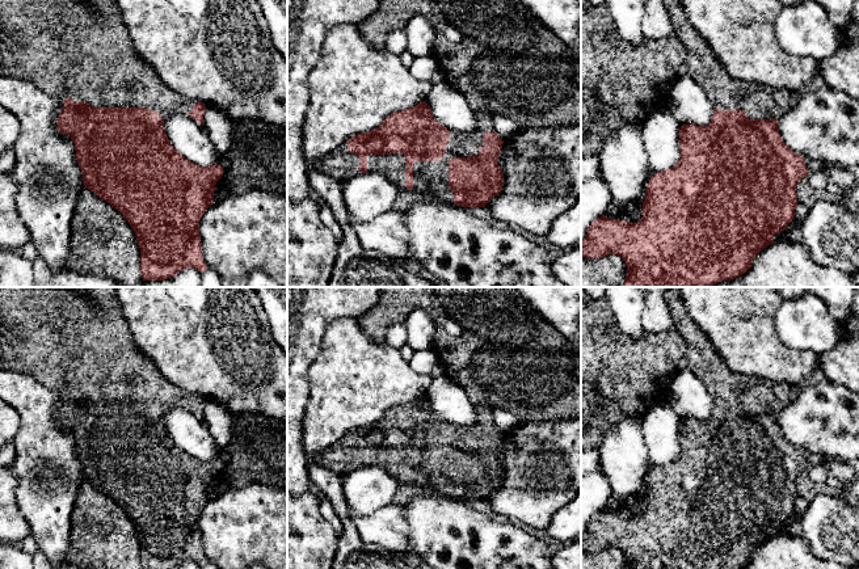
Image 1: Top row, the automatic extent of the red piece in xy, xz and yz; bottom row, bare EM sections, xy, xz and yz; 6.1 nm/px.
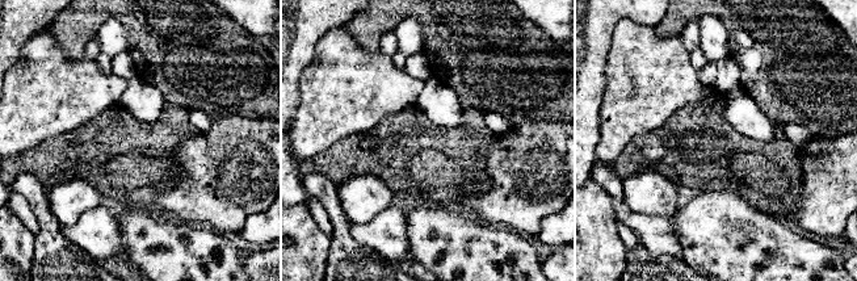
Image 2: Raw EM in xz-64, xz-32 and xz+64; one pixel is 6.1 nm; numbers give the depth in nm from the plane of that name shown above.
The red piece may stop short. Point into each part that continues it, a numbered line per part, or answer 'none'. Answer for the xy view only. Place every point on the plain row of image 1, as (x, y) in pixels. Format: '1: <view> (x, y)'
1: xy (55, 334)

